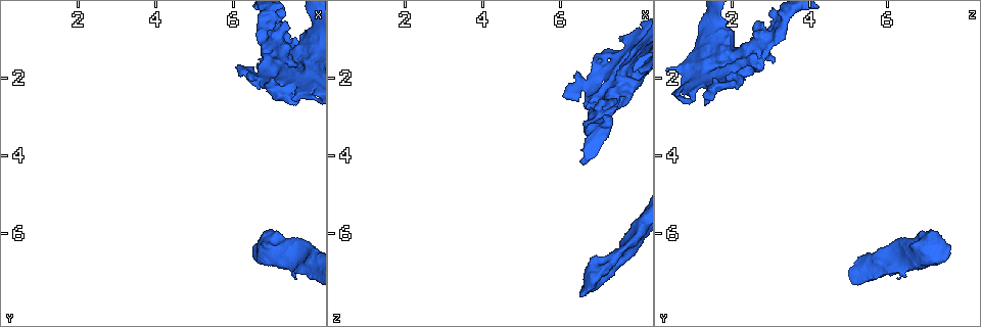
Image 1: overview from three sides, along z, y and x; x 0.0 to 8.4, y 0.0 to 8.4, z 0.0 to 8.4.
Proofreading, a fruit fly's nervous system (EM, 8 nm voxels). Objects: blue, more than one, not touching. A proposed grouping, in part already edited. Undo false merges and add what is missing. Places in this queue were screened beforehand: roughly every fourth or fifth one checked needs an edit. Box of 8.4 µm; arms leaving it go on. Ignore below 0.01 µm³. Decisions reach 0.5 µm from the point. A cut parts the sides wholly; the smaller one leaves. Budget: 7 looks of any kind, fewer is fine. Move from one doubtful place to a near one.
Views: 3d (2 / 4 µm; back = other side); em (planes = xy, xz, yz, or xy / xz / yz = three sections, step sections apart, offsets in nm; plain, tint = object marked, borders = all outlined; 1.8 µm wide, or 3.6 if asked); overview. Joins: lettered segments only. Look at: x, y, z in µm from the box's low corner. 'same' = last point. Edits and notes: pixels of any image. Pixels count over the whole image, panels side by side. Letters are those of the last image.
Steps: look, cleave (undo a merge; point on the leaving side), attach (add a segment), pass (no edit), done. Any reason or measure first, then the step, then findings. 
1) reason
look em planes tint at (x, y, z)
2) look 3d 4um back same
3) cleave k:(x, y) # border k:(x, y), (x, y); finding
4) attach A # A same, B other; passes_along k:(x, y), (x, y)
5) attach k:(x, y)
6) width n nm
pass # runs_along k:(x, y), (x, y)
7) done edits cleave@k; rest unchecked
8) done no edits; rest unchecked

an open end
look em planes plain at (7.35, 0.55, 2.70)

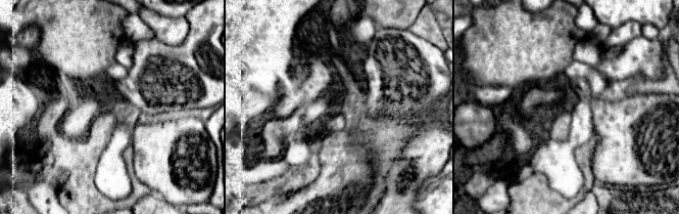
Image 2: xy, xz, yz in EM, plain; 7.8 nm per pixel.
what lies round it
look em planes borders same

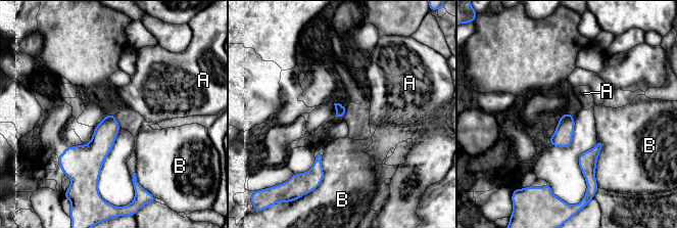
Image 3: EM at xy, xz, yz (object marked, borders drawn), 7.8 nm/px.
pass # A other, B other; border 3:(599, 141), (595, 181); no lettered segment goes on from it

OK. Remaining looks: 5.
free end
look 3d 2um at (7.40, 2.60, 1.30)

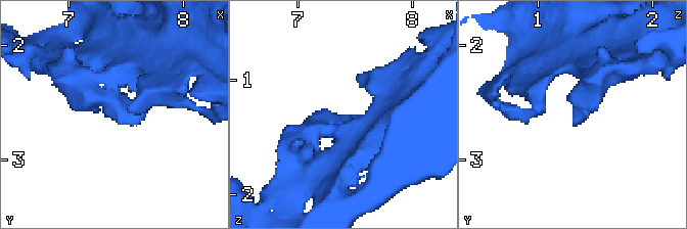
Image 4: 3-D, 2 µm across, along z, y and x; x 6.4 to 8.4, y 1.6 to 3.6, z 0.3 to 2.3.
look em planes borders at (7.36, 2.64, 1.36)

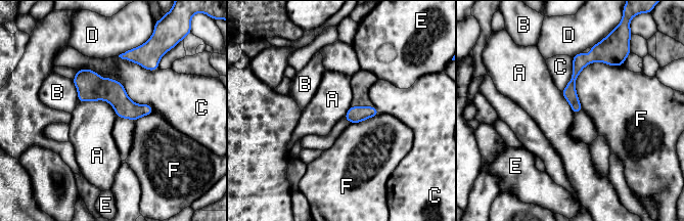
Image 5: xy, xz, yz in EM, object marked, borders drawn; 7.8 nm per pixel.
pass # A other, B other, C other, D other, E other, F other; none of them fits

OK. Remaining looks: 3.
thick end
look em 3.6um xz step 4 tint at (7.25, 6.10, 6.70)

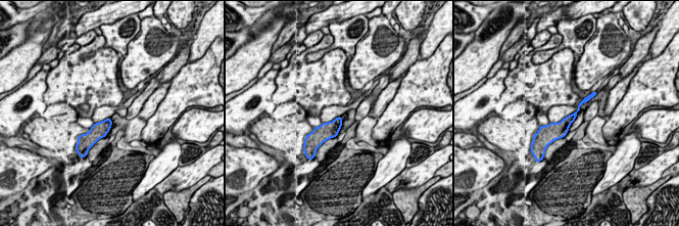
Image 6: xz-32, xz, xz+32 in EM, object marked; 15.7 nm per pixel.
another direction
look em 3.6um planes borders same

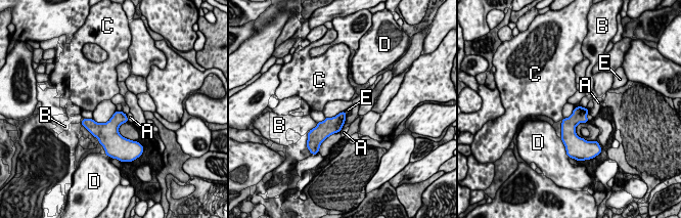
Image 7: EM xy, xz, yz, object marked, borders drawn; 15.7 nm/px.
pass # A other, B other, C other, D other, E other; border 7:(345, 111), (347, 116); no lettered segment goes on from it

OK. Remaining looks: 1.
done no edits; rest unchecked

